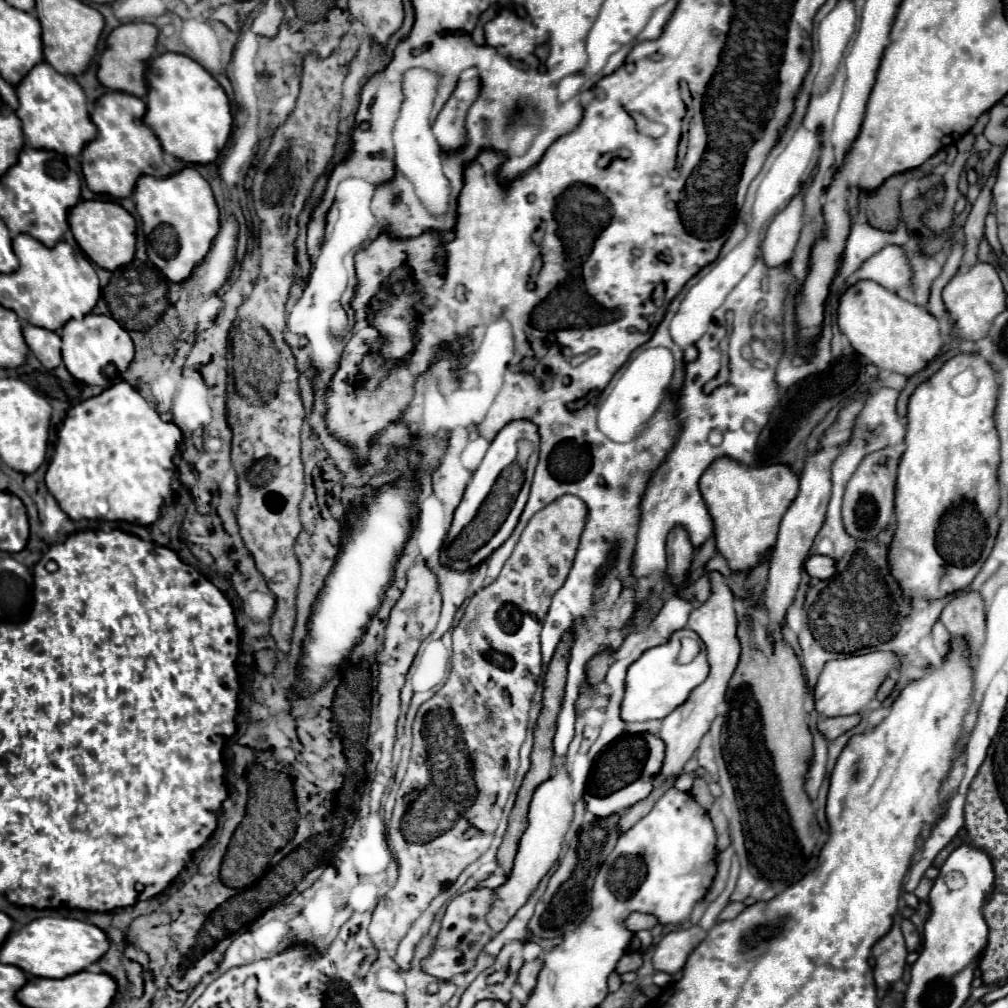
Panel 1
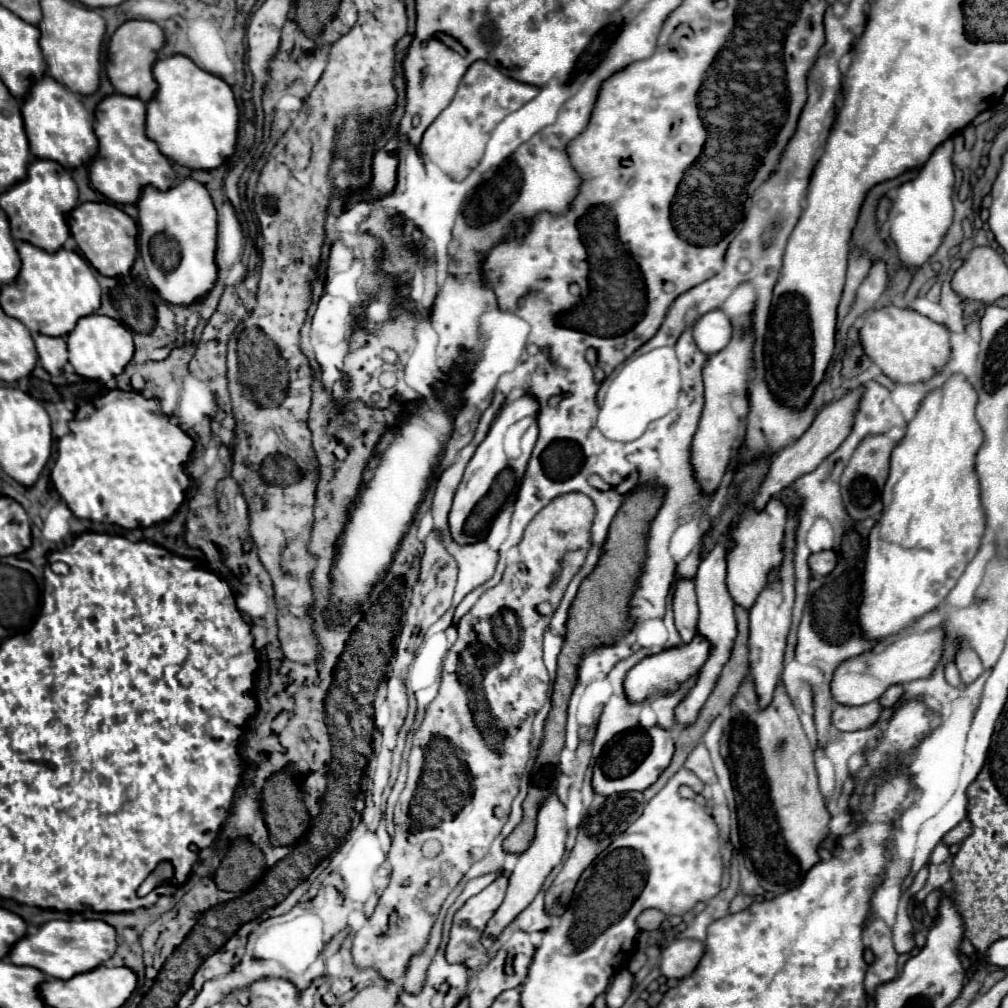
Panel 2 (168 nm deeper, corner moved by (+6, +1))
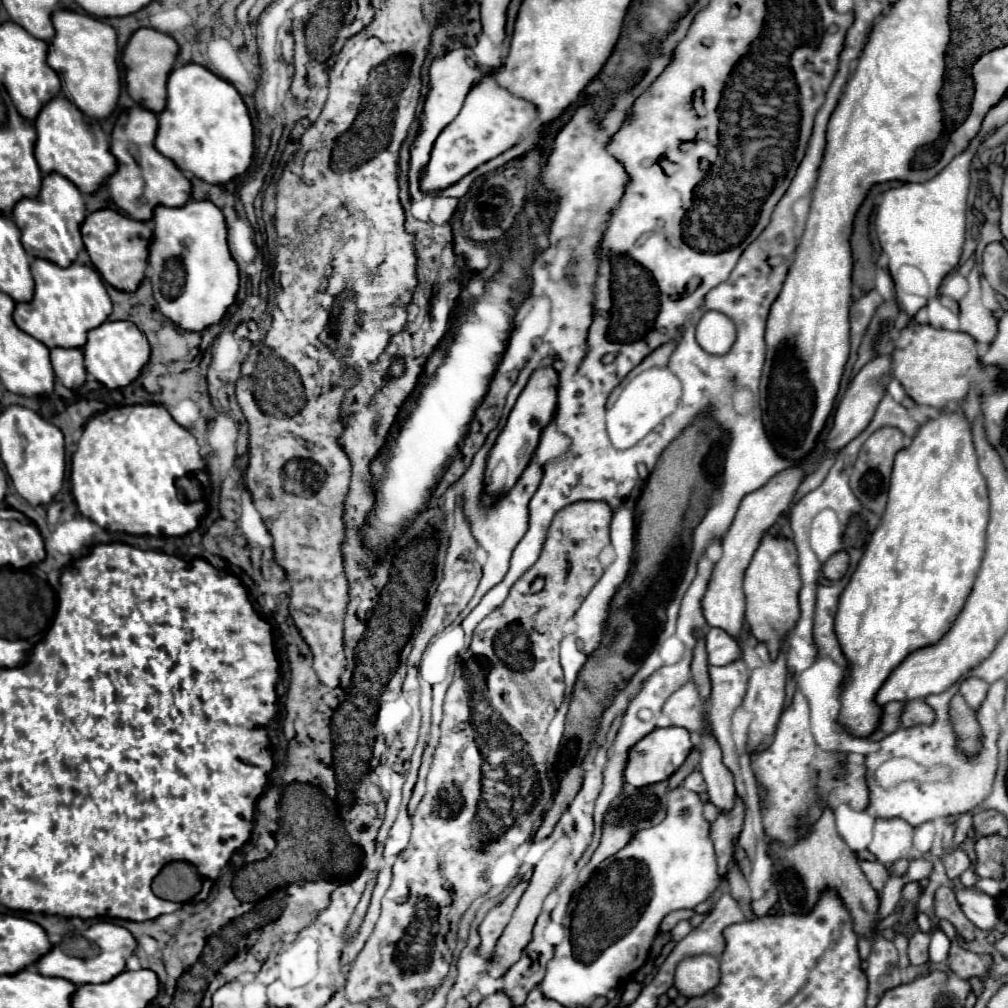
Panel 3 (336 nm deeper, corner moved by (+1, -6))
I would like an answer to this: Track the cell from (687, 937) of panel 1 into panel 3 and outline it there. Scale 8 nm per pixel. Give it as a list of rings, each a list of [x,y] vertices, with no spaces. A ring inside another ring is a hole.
[[[696,955],[684,959],[676,969],[674,987],[684,997],[700,997],[712,991],[720,979],[720,963],[712,955]]]

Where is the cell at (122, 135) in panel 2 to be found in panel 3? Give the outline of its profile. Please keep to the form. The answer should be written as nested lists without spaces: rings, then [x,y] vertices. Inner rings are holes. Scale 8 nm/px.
[[[140,105],[124,111],[112,131],[112,153],[118,159],[118,171],[108,179],[108,189],[114,203],[136,221],[150,221],[154,207],[182,207],[190,201],[192,183],[184,173],[162,153],[156,151],[154,139],[158,131],[158,117]]]

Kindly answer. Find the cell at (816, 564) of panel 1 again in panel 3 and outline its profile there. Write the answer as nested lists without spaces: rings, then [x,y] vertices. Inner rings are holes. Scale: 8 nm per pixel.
[[[838,551],[838,553],[834,553],[824,565],[822,565],[822,573],[824,573],[824,577],[826,579],[840,579],[844,573],[846,573],[846,569],[848,569],[848,561],[850,561],[850,557],[848,557],[848,553],[846,551]]]

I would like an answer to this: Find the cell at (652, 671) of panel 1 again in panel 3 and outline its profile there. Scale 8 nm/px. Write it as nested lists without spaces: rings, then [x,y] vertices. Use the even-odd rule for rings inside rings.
[[[712,627],[706,633],[706,651],[710,665],[728,665],[742,657],[742,647],[736,637],[726,635],[726,631]]]

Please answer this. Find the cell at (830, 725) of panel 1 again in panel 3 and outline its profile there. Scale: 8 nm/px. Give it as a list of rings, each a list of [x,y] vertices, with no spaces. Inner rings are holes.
[[[898,701],[898,703],[886,703],[884,705],[884,713],[882,713],[882,723],[880,723],[880,727],[868,739],[880,741],[886,735],[894,733],[900,727],[900,715],[902,715],[902,707],[904,705],[906,703],[902,703],[902,701]]]

